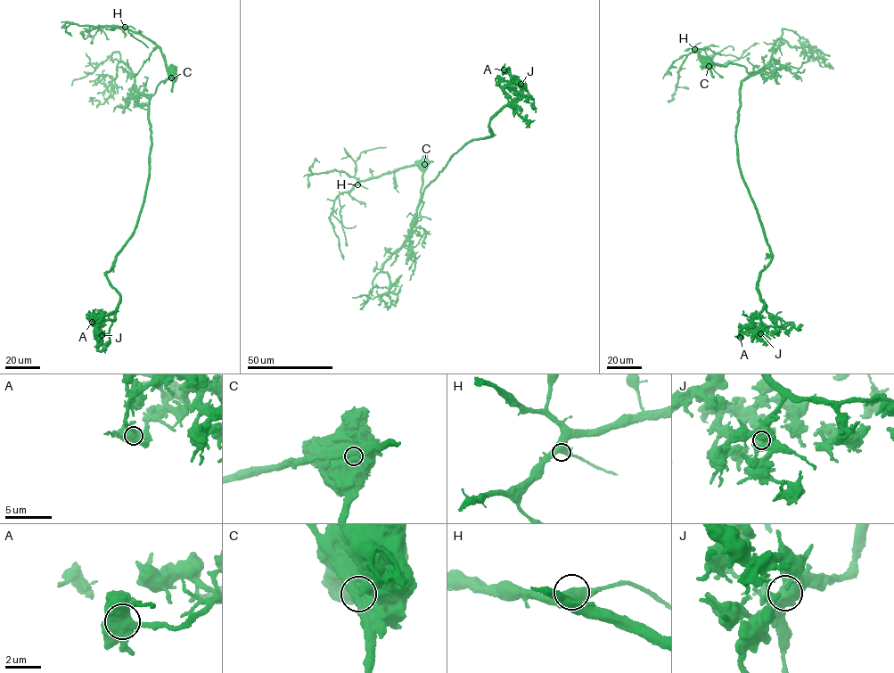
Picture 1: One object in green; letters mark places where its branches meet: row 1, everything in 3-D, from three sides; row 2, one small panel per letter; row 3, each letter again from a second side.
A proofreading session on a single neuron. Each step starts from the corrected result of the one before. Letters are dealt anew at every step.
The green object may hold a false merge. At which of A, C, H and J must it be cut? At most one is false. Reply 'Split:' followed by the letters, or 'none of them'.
Split: C

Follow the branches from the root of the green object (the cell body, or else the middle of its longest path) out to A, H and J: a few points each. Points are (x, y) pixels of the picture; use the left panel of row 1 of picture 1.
A: (172, 70), (151, 96), (138, 94), (149, 99), (146, 192), (105, 274), (119, 297), (115, 319), (92, 322)
H: (172, 70), (168, 69), (164, 55), (157, 45), (125, 27)
J: (172, 70), (151, 96), (138, 94), (149, 99), (149, 177), (134, 233), (105, 274), (119, 301), (102, 335)

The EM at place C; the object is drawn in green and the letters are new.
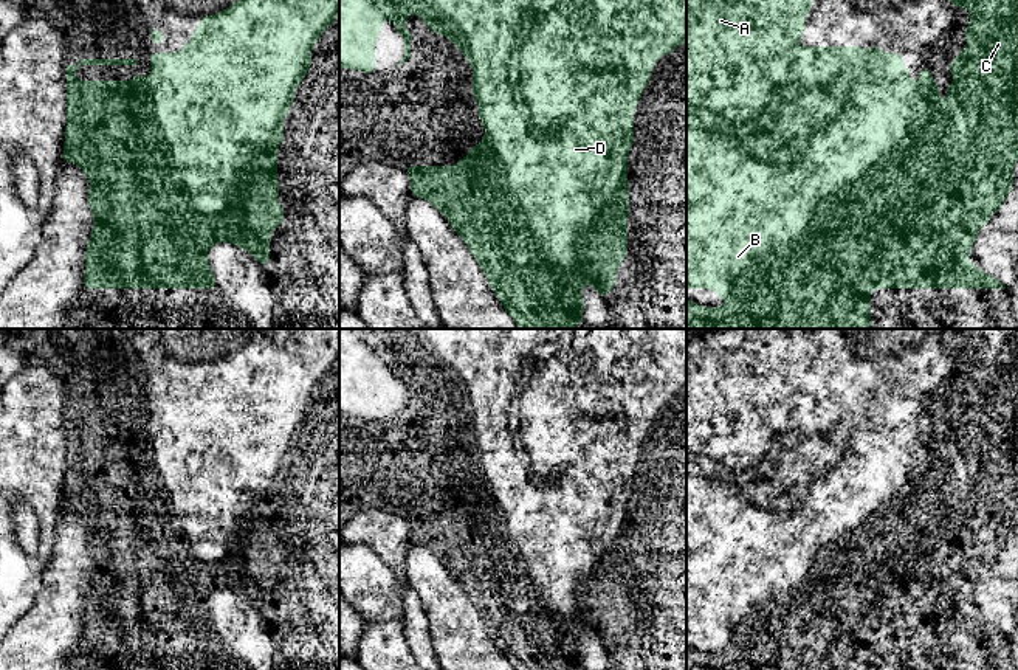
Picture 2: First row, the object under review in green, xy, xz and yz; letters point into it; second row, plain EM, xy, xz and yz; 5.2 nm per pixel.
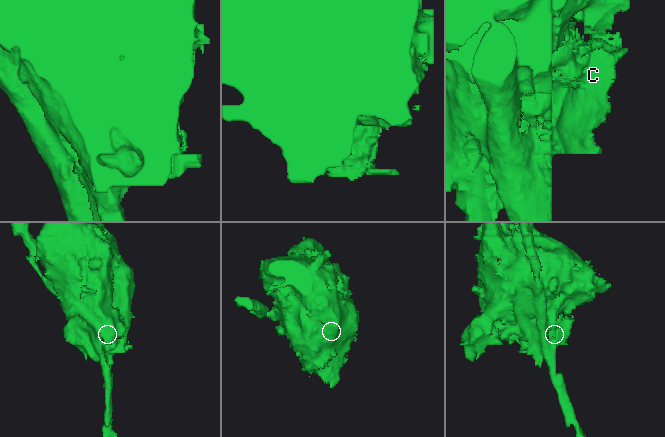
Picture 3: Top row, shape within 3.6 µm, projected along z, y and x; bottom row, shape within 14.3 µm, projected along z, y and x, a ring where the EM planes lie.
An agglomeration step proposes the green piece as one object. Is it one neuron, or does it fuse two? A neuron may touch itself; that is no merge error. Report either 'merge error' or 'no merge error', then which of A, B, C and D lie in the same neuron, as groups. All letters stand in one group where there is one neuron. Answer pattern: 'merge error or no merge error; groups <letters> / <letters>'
merge error; groups A B D / C

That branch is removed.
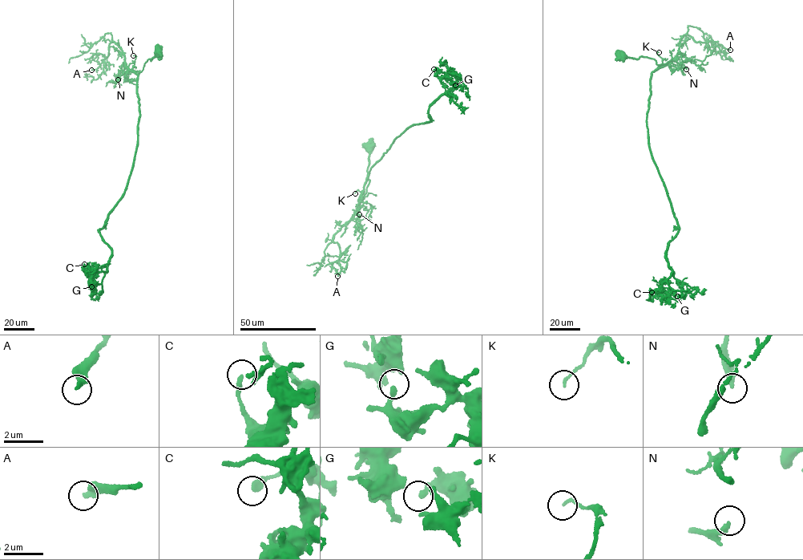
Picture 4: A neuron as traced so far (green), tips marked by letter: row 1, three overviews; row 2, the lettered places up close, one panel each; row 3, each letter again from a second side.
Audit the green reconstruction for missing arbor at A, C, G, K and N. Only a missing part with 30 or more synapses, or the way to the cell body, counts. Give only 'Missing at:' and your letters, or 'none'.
Missing at: A

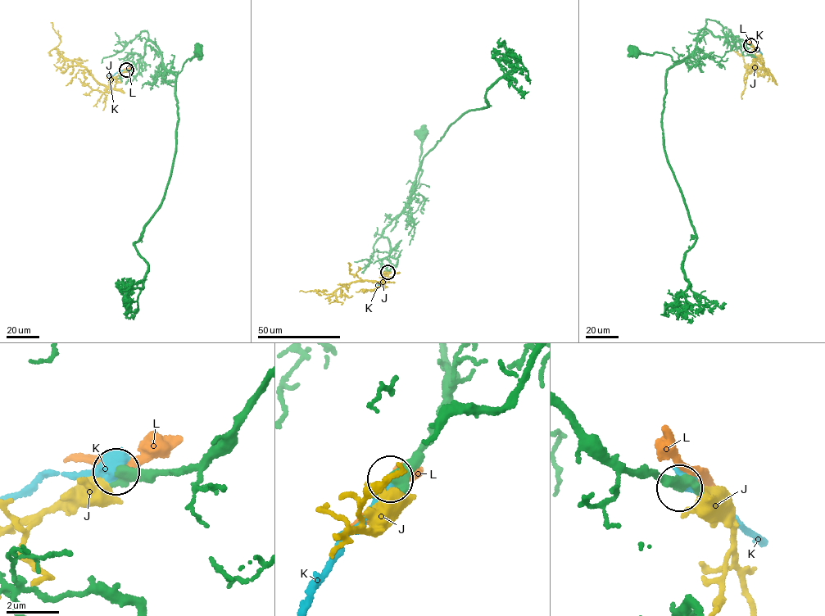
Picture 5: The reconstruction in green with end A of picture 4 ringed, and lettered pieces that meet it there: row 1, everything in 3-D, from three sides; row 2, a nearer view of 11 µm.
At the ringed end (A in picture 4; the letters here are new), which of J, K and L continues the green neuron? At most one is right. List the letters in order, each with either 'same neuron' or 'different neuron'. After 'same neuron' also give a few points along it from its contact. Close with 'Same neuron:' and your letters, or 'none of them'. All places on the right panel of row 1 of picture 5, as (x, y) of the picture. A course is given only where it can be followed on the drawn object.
J: different neuron
K: different neuron
L: different neuron
Same neuron: none of them

